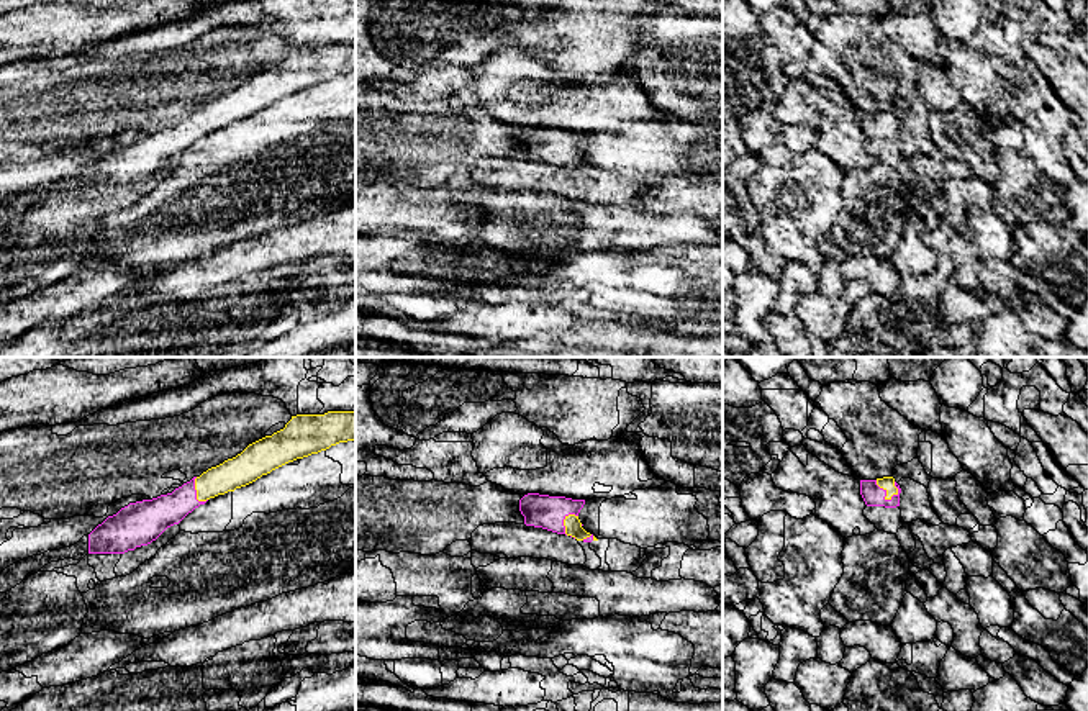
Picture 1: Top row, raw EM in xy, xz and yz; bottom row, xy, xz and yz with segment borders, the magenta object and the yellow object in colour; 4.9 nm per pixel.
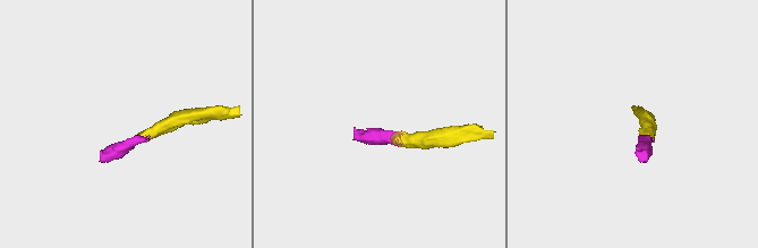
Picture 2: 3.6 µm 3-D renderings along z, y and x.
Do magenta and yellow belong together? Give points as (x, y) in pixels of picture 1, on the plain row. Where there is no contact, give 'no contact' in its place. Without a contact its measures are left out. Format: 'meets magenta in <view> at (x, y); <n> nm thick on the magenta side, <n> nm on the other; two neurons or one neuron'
meets magenta in yz at (885, 128); 100 nm thick on the magenta side, 70 nm on the other; one neuron

